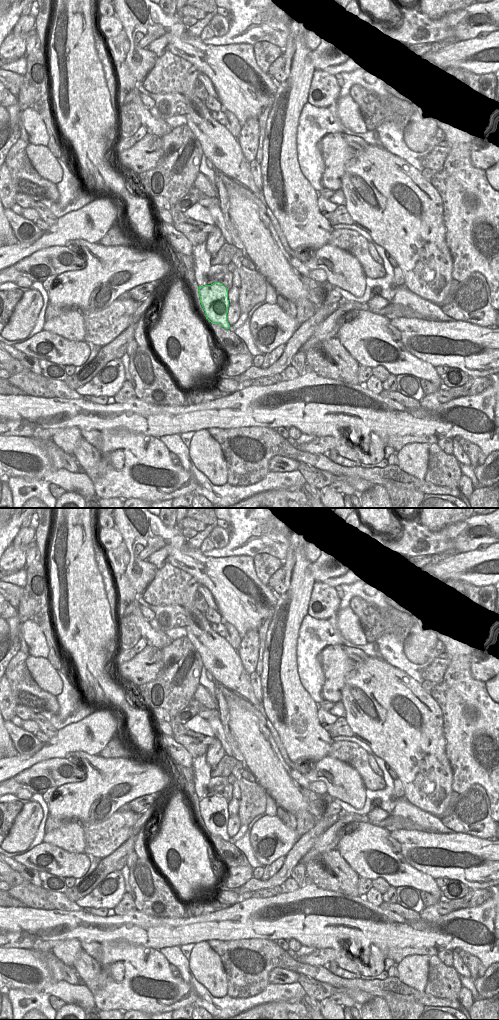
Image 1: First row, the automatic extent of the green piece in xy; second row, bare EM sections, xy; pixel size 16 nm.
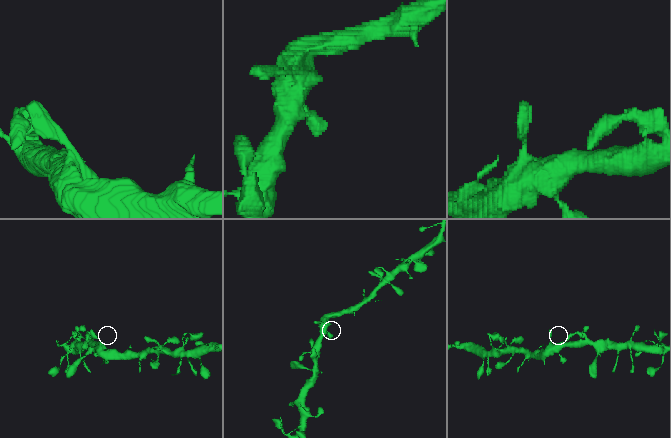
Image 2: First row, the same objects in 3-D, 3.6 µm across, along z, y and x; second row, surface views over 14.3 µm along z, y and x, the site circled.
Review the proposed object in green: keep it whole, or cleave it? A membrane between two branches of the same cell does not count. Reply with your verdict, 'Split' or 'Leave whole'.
Leave whole.

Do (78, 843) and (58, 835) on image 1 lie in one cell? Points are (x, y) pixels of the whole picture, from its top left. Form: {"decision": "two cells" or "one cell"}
{"decision": "one cell"}

